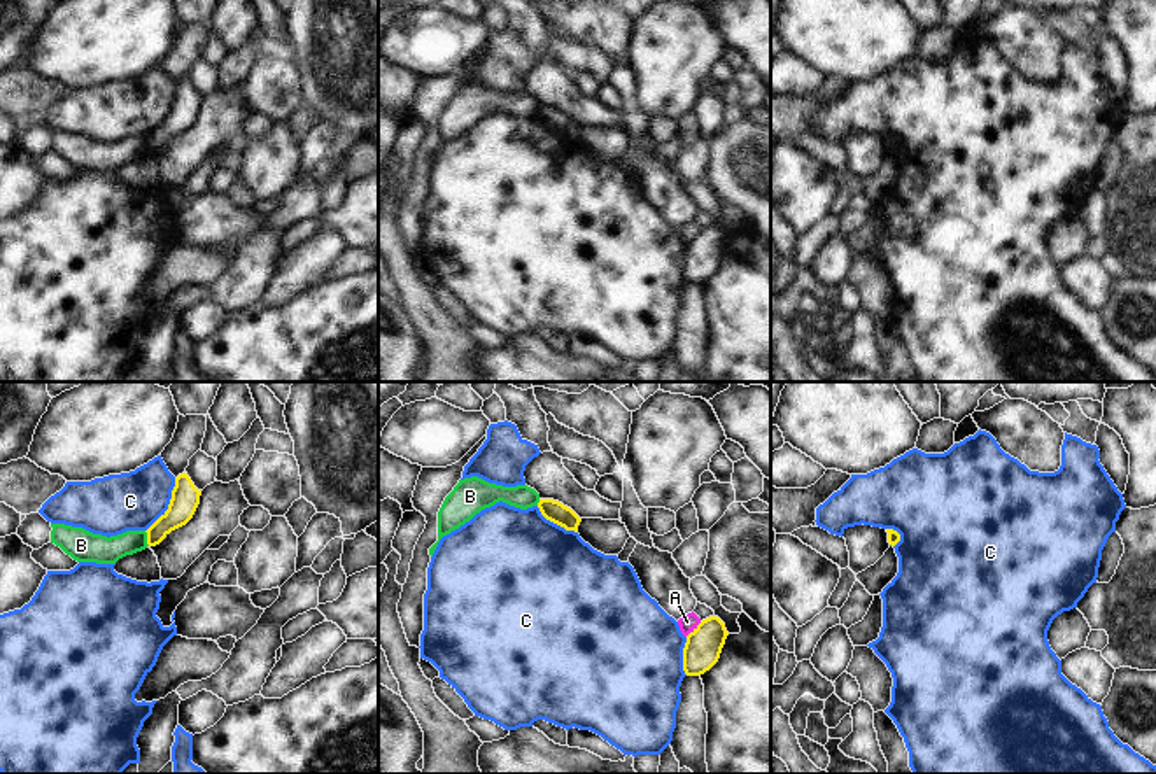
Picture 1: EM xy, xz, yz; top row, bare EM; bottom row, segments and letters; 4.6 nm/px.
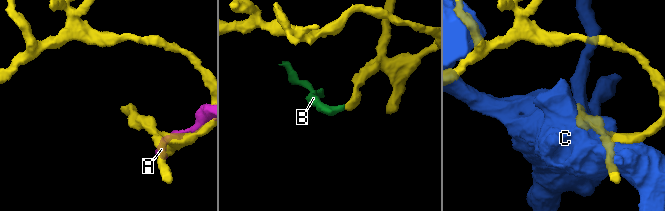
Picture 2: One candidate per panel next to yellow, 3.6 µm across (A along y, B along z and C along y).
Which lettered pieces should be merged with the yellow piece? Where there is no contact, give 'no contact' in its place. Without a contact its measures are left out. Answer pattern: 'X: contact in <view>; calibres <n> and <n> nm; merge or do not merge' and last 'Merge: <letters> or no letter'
A: contact in xz; calibres 170 and 80 nm; do not merge
B: contact in xy; calibres 130 and 130 nm; do not merge
C: contact in xy; calibres 130 and 280 nm; do not merge
Merge: no letter

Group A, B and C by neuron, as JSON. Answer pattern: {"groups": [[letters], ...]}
{"groups": [["A"], ["B"], ["C"]]}

